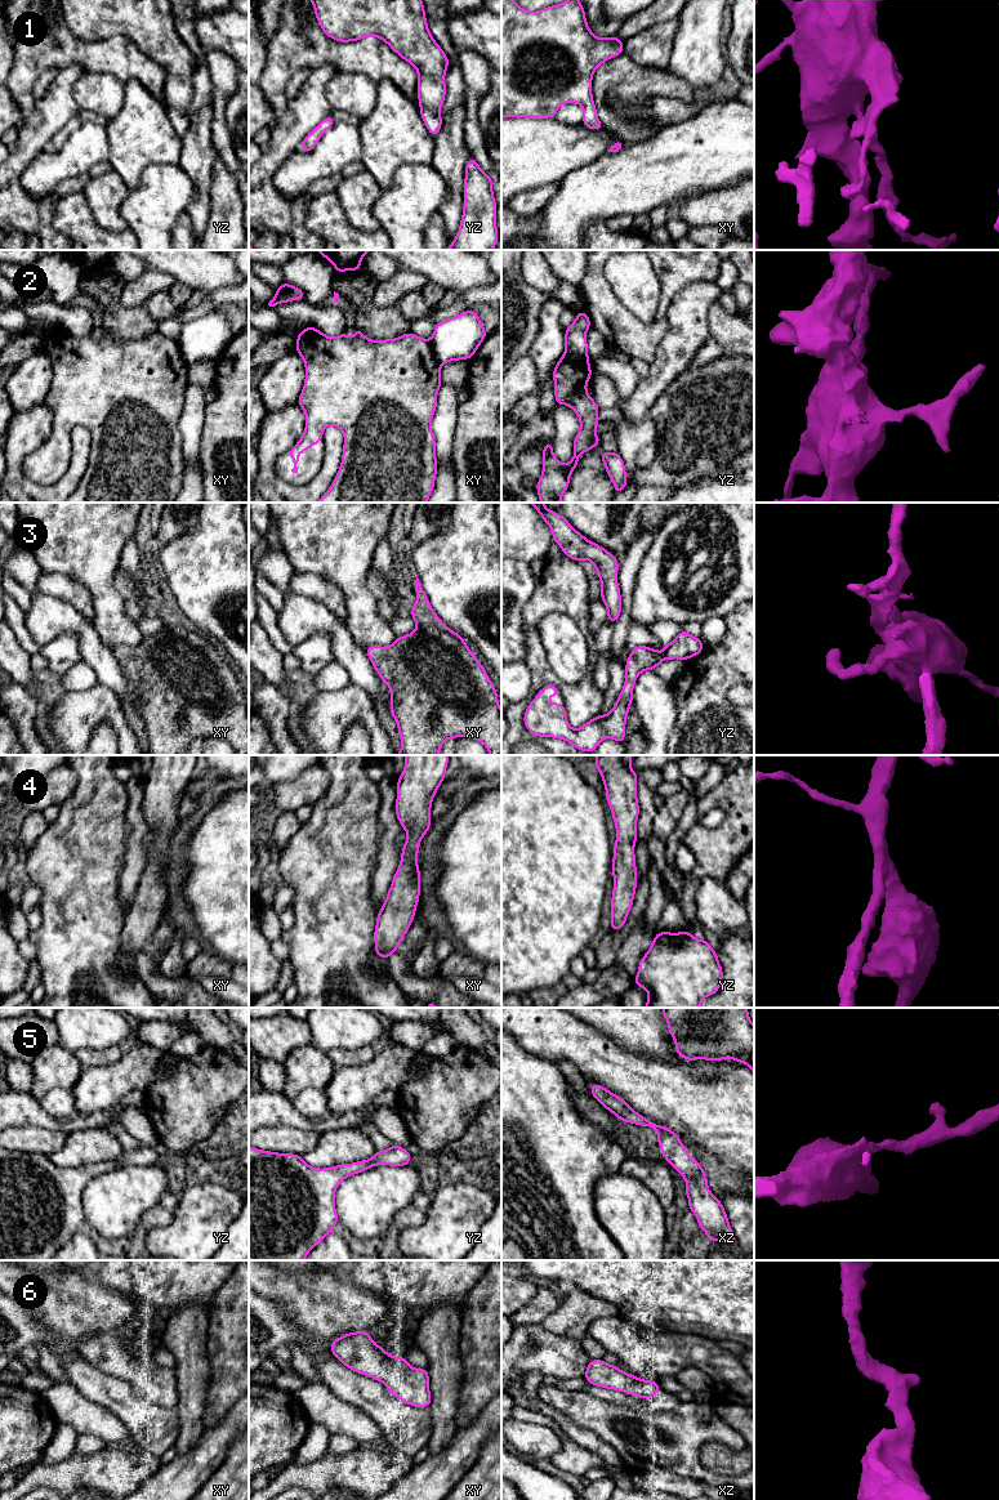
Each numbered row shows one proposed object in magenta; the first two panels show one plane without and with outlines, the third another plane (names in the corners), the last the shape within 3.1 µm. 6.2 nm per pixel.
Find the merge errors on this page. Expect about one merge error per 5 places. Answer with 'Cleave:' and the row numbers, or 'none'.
Cleave: 2

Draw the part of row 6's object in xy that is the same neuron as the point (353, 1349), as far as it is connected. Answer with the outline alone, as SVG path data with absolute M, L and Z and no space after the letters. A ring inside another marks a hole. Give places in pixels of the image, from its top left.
M369 1331L347 1332L329 1345L331 1353L348 1369L382 1381L391 1394L414 1407L429 1407L429 1374L411 1367L405 1356L394 1357L376 1345Z

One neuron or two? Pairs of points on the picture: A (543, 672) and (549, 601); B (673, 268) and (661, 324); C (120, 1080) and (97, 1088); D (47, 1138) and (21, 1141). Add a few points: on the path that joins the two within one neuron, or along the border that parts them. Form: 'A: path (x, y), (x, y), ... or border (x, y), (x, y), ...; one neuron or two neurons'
A: path (535, 653), (533, 619); one neuron
B: path (672, 282), (663, 309); one neuron
C: path (115, 1081), (102, 1086); one neuron
D: path (40, 1139), (27, 1139); one neuron

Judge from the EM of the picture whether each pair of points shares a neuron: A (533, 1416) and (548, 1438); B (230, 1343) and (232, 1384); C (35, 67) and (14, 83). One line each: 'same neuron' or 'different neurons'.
A: different neurons
B: same neuron
C: same neuron

